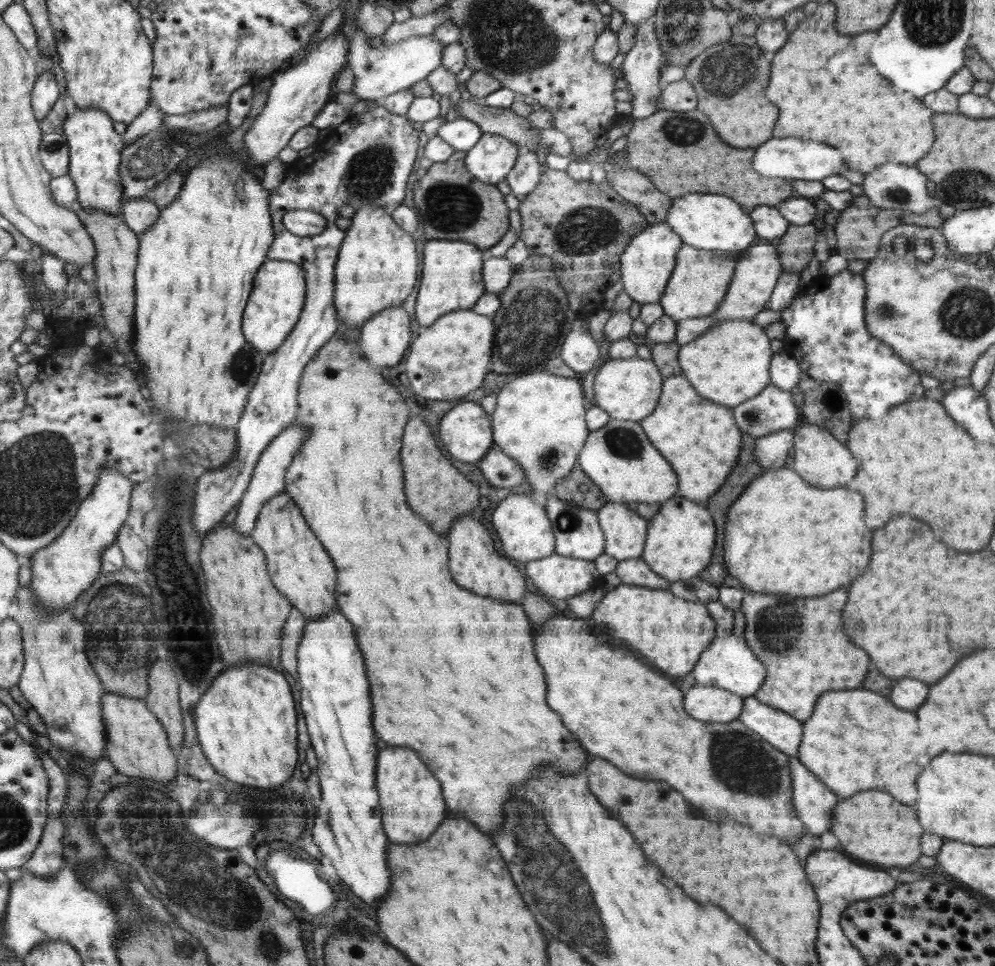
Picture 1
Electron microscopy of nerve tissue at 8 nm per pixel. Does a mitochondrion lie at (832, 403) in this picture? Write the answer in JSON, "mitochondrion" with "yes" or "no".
{"mitochondrion":"yes"}

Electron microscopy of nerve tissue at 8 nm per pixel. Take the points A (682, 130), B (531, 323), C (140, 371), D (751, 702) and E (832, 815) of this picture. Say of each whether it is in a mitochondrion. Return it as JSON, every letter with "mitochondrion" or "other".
{"A":"mitochondrion","B":"mitochondrion","C":"other","D":"other","E":"other"}

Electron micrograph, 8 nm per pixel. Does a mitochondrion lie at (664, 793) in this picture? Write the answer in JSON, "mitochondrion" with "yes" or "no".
{"mitochondrion":"no"}

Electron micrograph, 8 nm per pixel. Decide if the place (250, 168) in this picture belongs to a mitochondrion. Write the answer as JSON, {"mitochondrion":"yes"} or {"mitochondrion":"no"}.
{"mitochondrion":"no"}

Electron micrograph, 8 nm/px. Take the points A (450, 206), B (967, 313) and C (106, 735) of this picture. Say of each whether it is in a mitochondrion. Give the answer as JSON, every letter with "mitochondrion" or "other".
{"A":"mitochondrion","B":"mitochondrion","C":"other"}

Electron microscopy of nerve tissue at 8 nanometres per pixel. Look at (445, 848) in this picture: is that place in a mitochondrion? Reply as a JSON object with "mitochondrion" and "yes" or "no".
{"mitochondrion":"no"}

